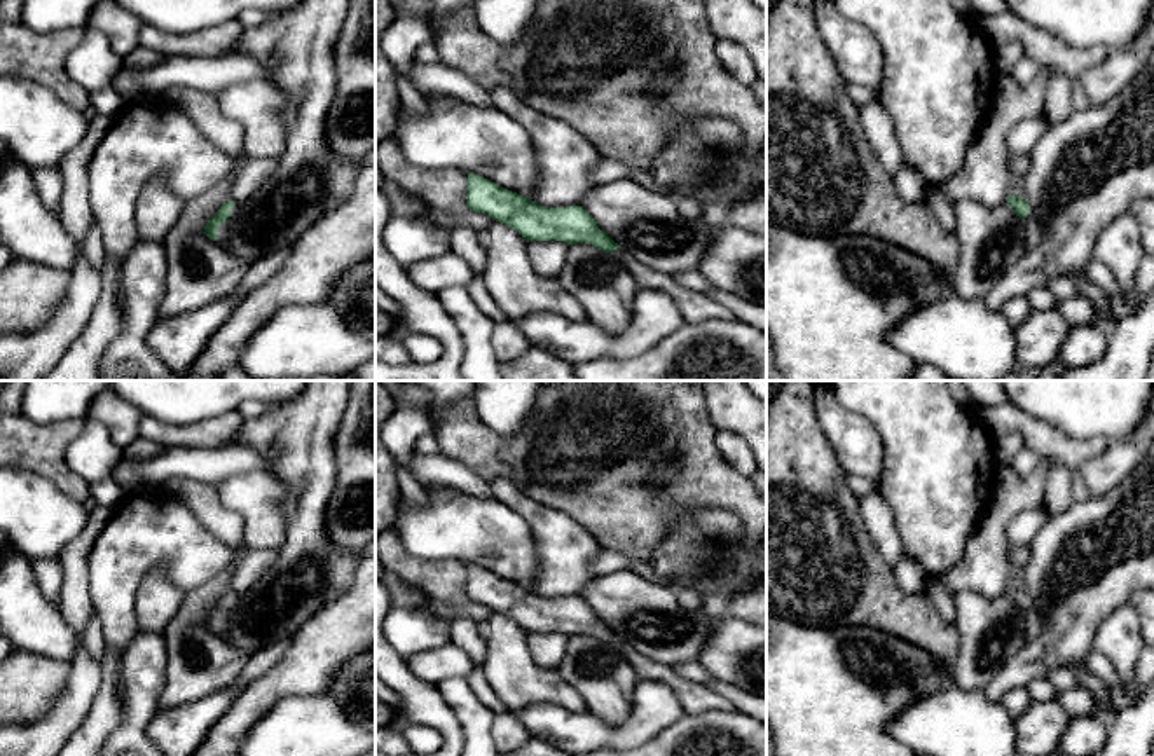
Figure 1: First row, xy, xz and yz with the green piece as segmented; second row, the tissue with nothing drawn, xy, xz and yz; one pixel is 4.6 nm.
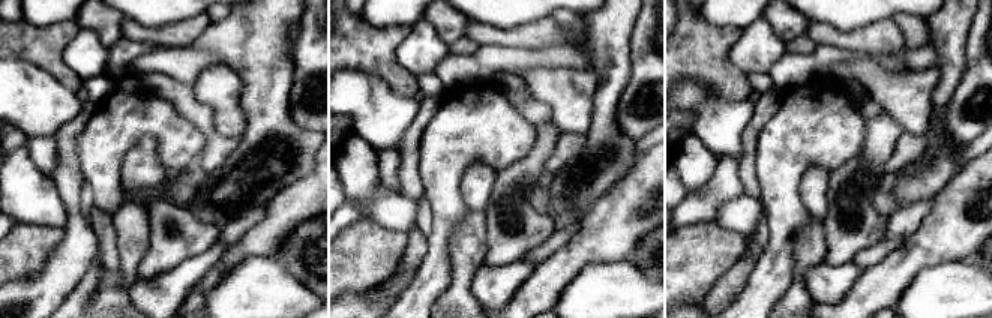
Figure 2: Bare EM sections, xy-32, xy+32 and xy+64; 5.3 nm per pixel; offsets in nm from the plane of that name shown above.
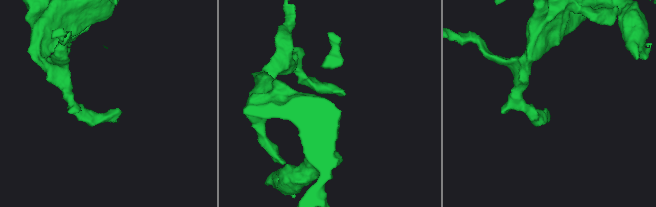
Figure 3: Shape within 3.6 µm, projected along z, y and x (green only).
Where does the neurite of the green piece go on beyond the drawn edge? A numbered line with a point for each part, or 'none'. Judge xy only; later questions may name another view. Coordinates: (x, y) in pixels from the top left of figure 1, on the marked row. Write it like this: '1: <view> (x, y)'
1: xy (222, 233)

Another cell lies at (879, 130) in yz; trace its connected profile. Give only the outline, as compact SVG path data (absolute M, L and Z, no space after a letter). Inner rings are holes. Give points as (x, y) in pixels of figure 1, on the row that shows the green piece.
M873 101L859 107L859 119L873 154L894 178L908 162L901 152L890 115L880 101Z

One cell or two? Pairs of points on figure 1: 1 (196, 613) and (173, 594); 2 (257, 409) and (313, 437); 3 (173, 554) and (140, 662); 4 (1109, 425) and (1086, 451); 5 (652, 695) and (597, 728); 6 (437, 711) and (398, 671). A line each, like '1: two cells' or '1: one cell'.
1: two cells
2: two cells
3: two cells
4: two cells
5: one cell
6: one cell

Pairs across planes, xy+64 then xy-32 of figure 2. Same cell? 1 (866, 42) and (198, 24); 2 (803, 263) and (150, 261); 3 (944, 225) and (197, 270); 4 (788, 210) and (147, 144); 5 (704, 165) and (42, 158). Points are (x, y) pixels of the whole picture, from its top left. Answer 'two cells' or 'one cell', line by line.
1: one cell
2: two cells
3: two cells
4: two cells
5: two cells

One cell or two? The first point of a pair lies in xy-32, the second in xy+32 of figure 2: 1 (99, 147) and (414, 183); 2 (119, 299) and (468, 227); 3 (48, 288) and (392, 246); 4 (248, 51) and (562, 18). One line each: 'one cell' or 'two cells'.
1: two cells
2: one cell
3: two cells
4: two cells

